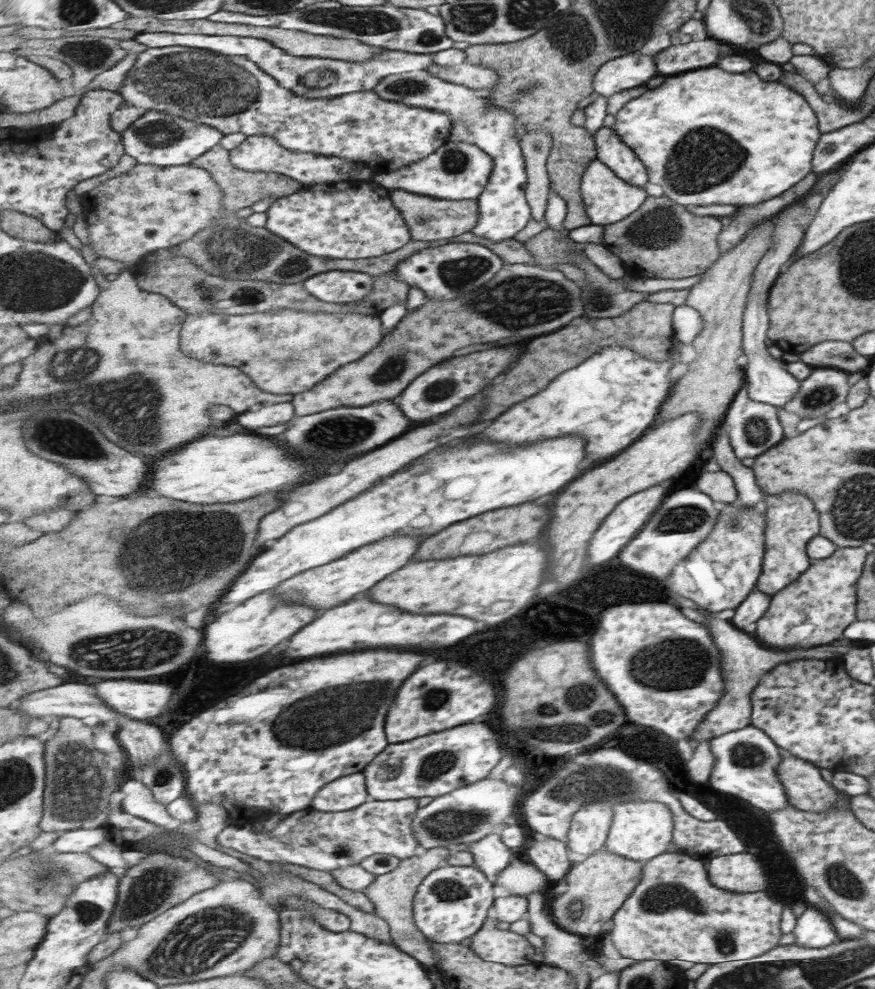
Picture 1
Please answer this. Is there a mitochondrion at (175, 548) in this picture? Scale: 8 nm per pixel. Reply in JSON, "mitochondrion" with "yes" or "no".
{"mitochondrion":"yes"}

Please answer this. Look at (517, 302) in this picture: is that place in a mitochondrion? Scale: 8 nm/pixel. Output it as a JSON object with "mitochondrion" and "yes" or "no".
{"mitochondrion":"yes"}

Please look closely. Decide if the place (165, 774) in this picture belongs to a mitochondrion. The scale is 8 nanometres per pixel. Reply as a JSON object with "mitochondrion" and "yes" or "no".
{"mitochondrion":"yes"}

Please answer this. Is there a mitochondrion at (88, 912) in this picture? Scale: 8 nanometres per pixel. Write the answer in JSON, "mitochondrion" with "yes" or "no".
{"mitochondrion":"yes"}

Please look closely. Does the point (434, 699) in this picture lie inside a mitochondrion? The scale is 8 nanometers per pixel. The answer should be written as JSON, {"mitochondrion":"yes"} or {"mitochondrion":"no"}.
{"mitochondrion":"yes"}

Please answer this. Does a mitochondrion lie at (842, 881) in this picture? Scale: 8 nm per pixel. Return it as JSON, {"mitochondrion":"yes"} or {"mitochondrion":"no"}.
{"mitochondrion":"yes"}

